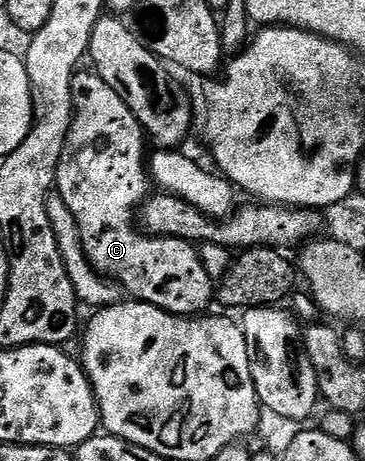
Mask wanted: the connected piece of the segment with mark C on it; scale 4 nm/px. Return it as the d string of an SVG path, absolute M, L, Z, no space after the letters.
M79 70L75 74L74 80L72 81L72 97L74 98L74 123L70 126L70 135L66 138L66 148L58 166L56 194L63 198L65 205L67 205L75 218L76 225L79 229L79 240L82 242L83 253L86 255L87 261L99 275L105 277L107 280L113 281L127 296L133 297L137 302L151 303L168 313L183 317L194 317L199 313L205 312L202 310L209 305L210 299L212 303L216 295L216 287L208 277L208 273L204 273L204 265L198 256L198 247L188 242L187 239L159 239L157 237L151 237L143 233L136 226L136 212L146 202L148 192L152 187L151 180L148 178L147 160L144 158L144 155L142 159L142 139L144 140L142 126L136 121L136 117L130 112L128 105L124 105L124 101L116 93L116 89L111 89L93 70Z

